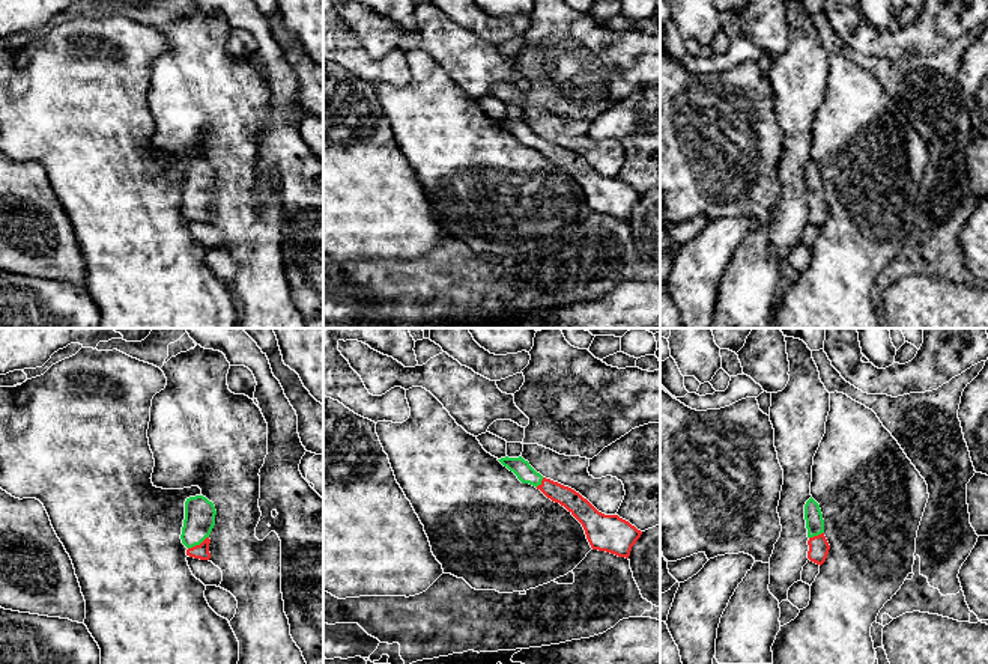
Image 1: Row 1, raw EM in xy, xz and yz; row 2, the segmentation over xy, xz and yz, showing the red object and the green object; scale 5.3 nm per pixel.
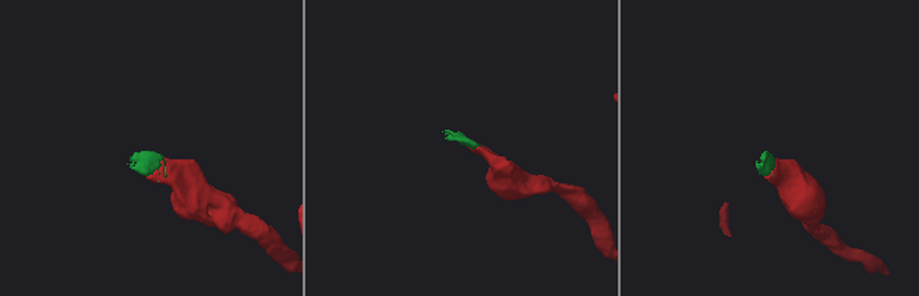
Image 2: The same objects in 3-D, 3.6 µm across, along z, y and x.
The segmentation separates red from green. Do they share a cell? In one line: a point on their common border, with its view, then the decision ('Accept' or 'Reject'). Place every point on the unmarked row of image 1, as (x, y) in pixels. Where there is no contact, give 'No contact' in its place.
Touches red at xy (197, 208). Accept

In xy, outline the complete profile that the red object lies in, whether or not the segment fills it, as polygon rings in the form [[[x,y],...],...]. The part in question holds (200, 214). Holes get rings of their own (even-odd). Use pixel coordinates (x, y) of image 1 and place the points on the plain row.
[[[203,158],[189,160],[185,164],[185,182],[182,206],[188,211],[186,218],[209,223],[209,197],[215,188],[215,169]]]

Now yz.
[[[812,160],[805,167],[805,182],[809,200],[808,221],[821,229],[827,221],[830,208],[824,199],[824,182],[820,167]]]

